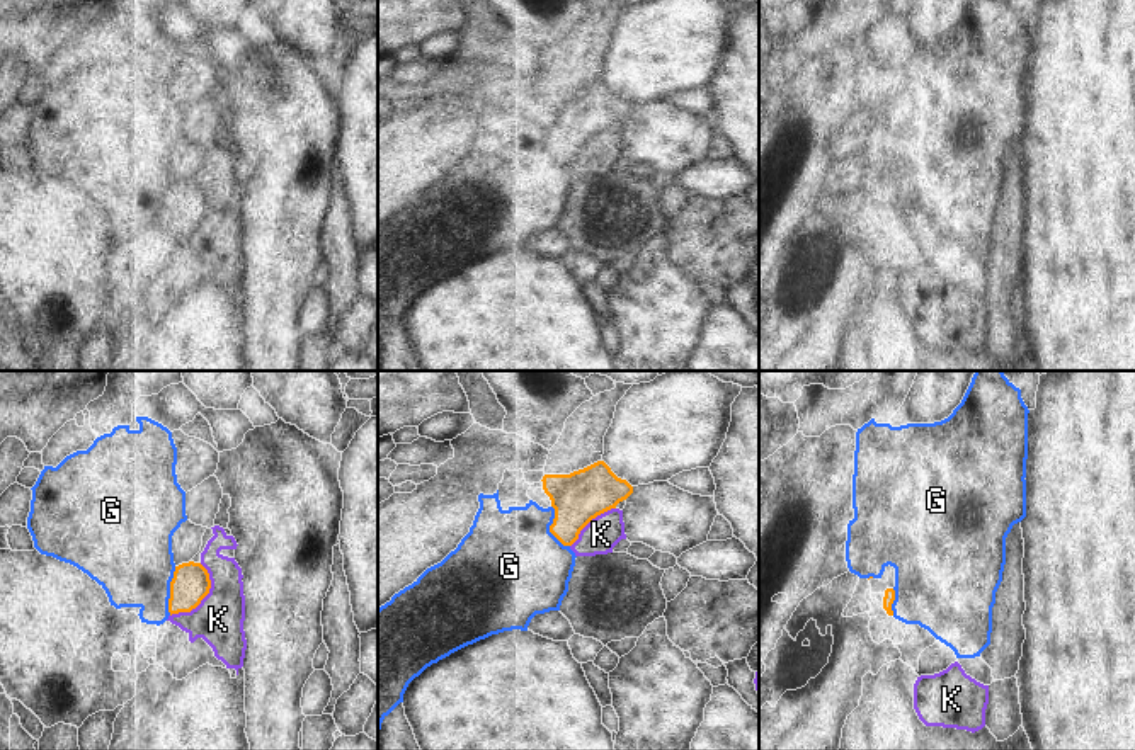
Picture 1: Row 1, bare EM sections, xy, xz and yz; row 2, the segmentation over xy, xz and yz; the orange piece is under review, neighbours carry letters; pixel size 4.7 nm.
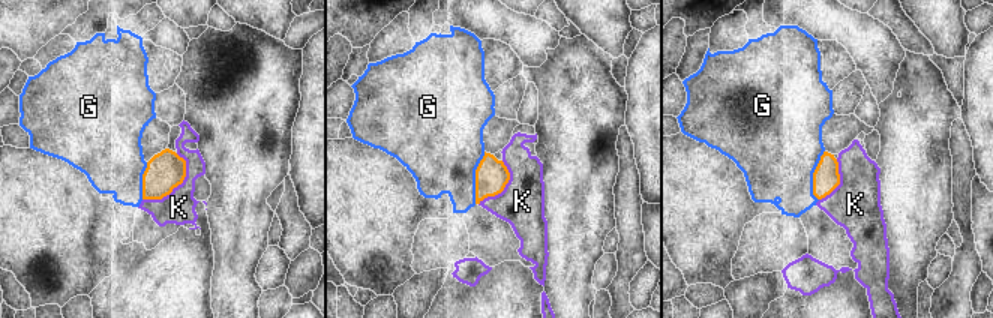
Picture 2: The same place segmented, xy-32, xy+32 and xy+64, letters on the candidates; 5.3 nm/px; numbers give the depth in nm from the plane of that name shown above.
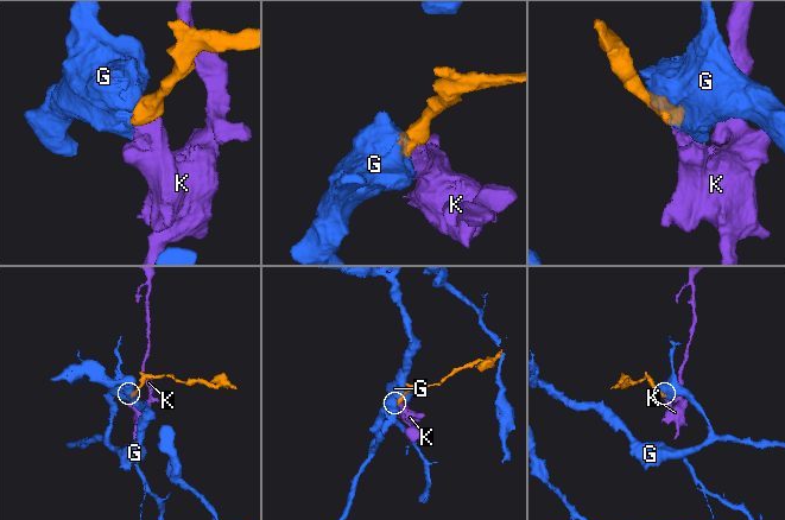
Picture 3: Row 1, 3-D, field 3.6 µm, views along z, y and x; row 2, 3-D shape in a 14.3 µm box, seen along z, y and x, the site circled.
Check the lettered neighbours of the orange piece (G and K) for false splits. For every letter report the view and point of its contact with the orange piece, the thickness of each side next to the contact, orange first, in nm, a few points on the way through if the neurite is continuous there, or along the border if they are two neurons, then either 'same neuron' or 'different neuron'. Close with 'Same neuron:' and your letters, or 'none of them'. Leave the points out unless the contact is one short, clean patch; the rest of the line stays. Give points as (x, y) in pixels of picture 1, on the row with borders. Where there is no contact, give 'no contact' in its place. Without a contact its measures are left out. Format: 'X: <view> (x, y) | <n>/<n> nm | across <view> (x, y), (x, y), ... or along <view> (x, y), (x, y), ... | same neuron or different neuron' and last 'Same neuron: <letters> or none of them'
G: xy (171, 590) | 180/380 nm | different neuron
K: xy (205, 596) | 180/240 nm | along xy (201, 563), (208, 573), (210, 592), (189, 611), (171, 616) | different neuron
Same neuron: none of them

